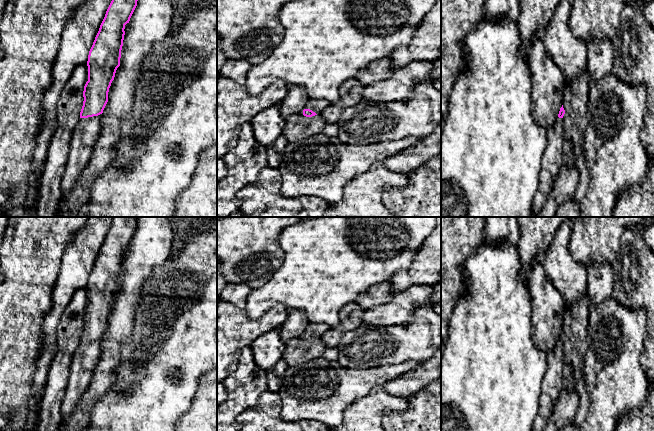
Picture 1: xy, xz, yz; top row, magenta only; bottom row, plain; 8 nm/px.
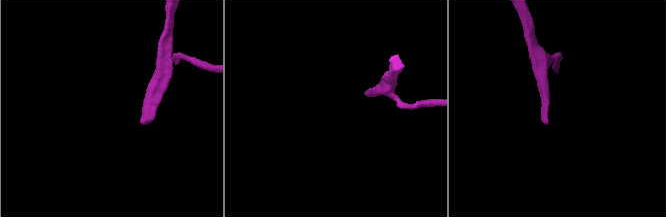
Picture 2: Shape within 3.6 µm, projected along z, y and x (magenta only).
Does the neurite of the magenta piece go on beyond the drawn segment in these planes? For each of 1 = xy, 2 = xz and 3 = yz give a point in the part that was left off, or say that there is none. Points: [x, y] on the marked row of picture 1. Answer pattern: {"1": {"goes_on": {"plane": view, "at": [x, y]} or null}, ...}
{"1": {"goes_on": {"plane": "xy", "at": [87, 131]}}, "2": {"goes_on": {"plane": "xz", "at": [316, 106]}}, "3": {"goes_on": {"plane": "yz", "at": [552, 162]}}}

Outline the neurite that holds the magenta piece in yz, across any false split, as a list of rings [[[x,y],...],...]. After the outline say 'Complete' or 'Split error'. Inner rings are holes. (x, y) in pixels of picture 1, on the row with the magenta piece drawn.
[[[562,105],[558,114],[558,121],[547,132],[548,142],[542,157],[540,183],[533,200],[535,217],[538,216],[545,205],[547,198],[554,187],[555,181],[558,178],[559,170],[563,166],[562,147],[564,143],[564,114],[565,110]]]. Split error

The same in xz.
[[[309,99],[305,106],[305,109],[301,112],[301,114],[306,117],[315,116],[317,114],[320,114],[330,104],[331,103],[328,101],[315,101],[313,99]]]. Split error

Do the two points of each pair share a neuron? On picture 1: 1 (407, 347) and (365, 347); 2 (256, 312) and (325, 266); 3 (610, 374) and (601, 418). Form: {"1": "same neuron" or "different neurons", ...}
{"1": "same neuron", "2": "same neuron", "3": "same neuron"}

